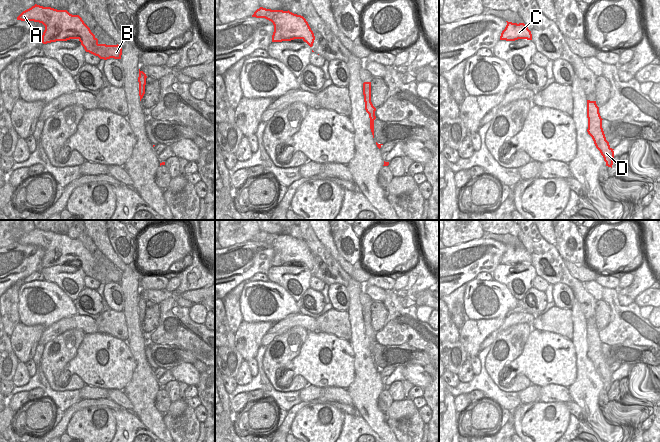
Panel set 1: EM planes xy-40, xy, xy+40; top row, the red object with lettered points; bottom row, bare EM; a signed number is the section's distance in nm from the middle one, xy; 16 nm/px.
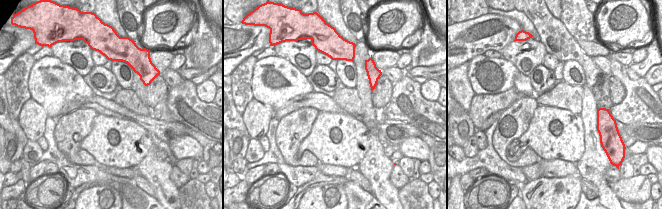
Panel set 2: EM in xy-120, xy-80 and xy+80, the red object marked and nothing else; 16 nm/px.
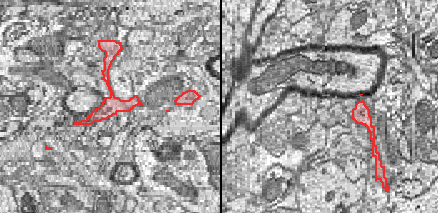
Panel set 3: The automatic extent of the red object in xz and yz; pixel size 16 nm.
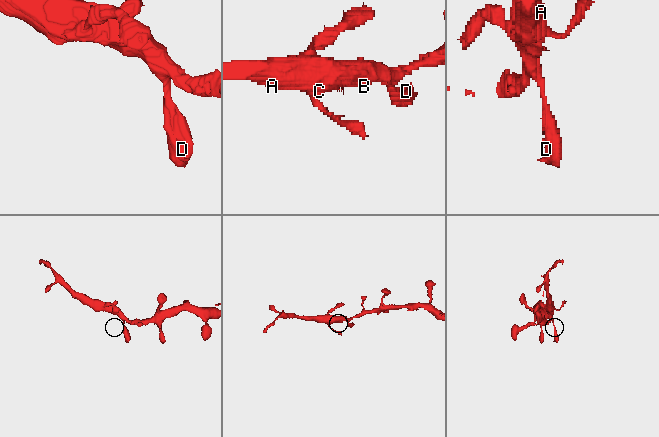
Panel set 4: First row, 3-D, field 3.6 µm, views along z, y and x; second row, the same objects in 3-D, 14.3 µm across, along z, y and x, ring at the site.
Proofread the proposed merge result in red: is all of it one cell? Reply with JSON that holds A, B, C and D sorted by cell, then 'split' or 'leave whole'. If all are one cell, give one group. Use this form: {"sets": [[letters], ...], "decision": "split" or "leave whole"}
{"sets": [["A", "B", "C", "D"]], "decision": "leave whole"}

